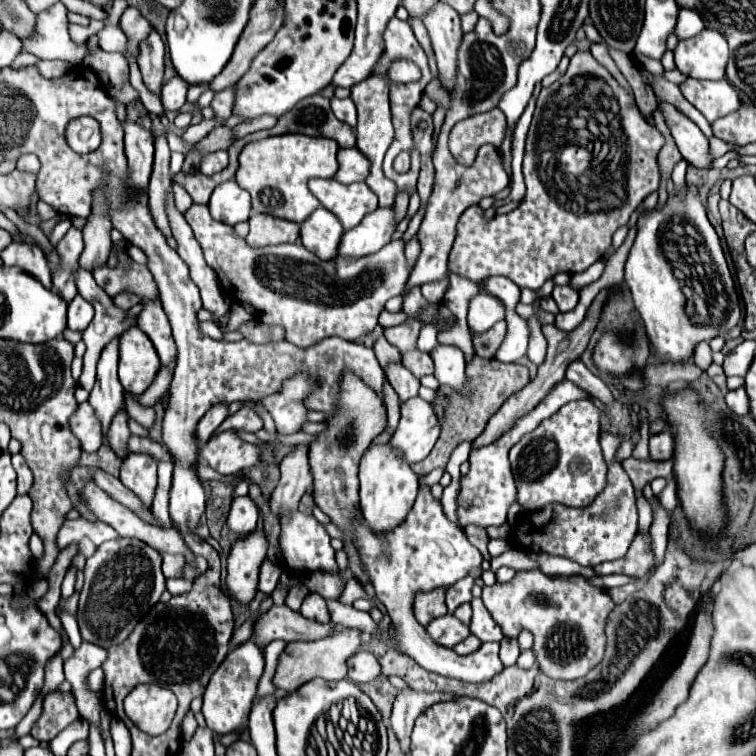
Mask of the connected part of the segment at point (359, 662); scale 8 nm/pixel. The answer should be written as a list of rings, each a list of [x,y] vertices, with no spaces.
[[[359,650],[347,660],[347,678],[355,684],[359,682],[371,682],[381,674],[381,666],[377,658],[365,650]]]

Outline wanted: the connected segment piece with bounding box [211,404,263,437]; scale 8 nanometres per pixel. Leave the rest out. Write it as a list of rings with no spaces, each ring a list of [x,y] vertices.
[[[243,406],[239,412],[231,414],[225,418],[225,422],[215,430],[211,437],[226,430],[245,430],[245,432],[257,432],[263,428],[263,420],[261,416],[255,412],[255,408],[251,406]]]

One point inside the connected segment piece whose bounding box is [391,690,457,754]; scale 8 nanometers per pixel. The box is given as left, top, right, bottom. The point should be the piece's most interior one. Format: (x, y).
(409, 703)

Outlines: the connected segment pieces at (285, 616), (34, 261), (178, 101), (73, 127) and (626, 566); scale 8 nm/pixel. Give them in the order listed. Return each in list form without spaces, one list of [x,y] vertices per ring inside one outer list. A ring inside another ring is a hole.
[[[273,606],[267,614],[259,616],[255,622],[255,642],[257,644],[269,644],[271,640],[319,640],[325,636],[331,636],[339,626],[333,622],[321,624],[315,620],[301,618],[299,612],[293,612],[291,608]]]
[[[11,242],[3,250],[1,258],[3,258],[5,266],[19,266],[27,274],[35,276],[45,288],[51,288],[51,270],[49,270],[49,264],[47,264],[41,248],[37,248],[33,244]]]
[[[173,76],[173,78],[163,86],[163,92],[161,92],[161,102],[163,102],[165,112],[169,112],[169,110],[179,110],[179,108],[187,102],[187,90],[189,90],[189,84],[187,84],[183,78]]]
[[[81,116],[73,122],[69,122],[67,142],[79,154],[87,154],[87,152],[97,150],[101,146],[101,126],[99,126],[99,122],[95,118],[89,118],[89,116]]]
[[[637,534],[633,544],[629,546],[629,552],[625,558],[605,562],[601,566],[595,566],[599,576],[605,574],[627,574],[627,576],[637,576],[643,578],[651,572],[653,568],[653,550],[651,550],[651,538],[645,534]]]

